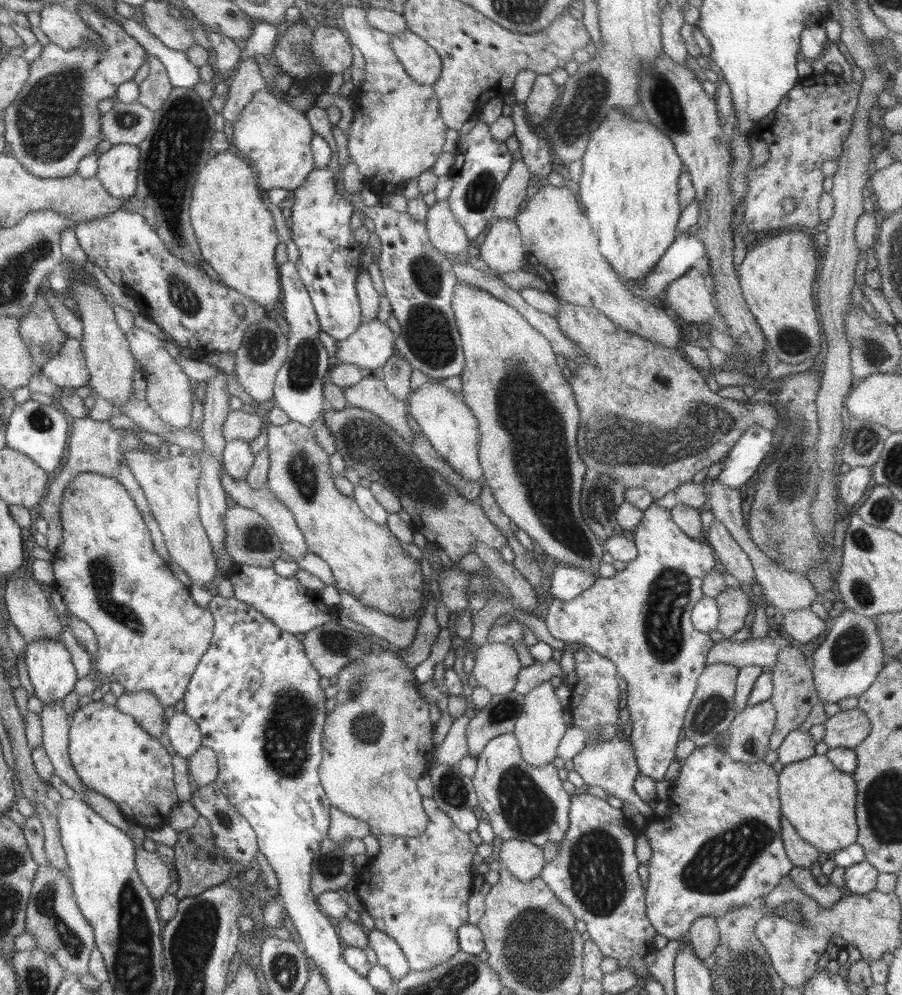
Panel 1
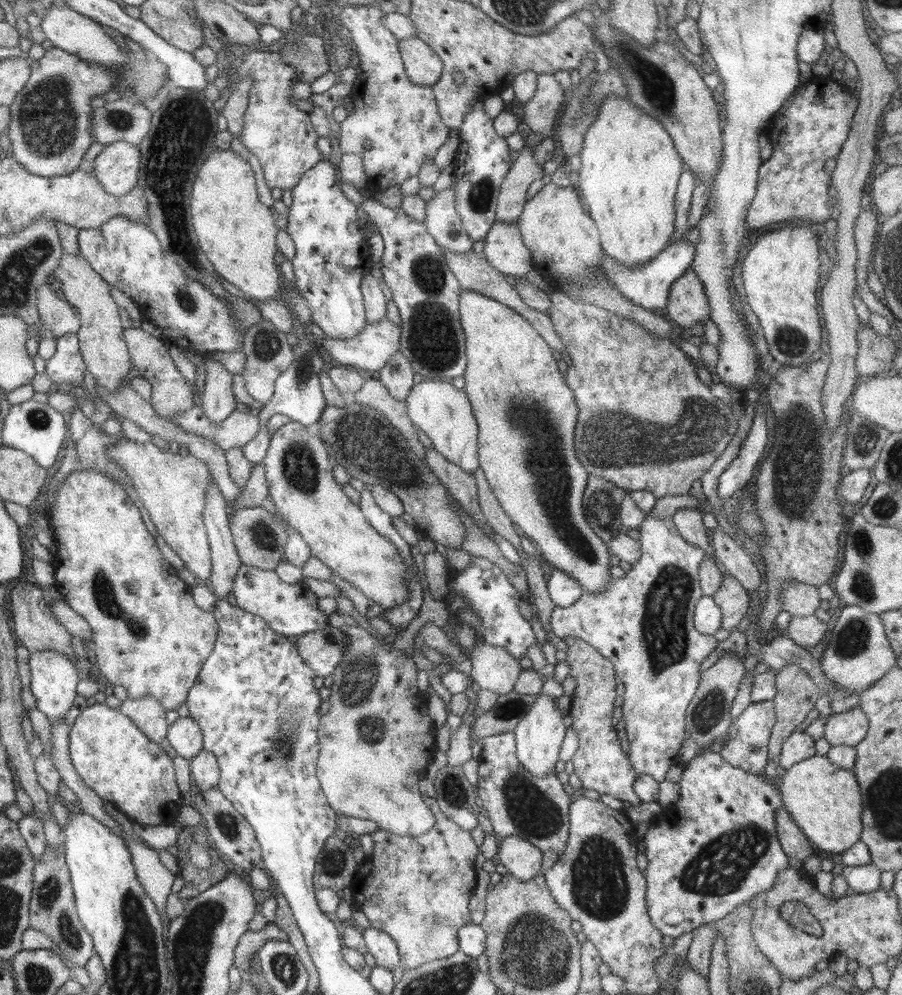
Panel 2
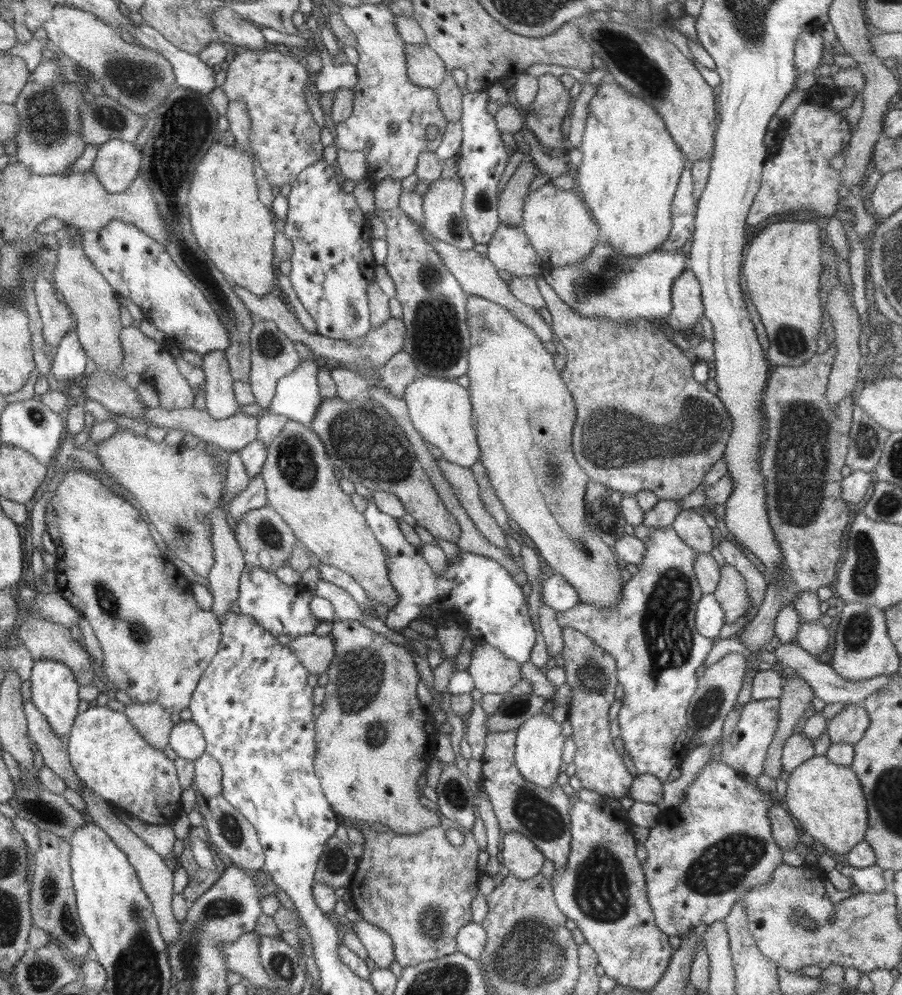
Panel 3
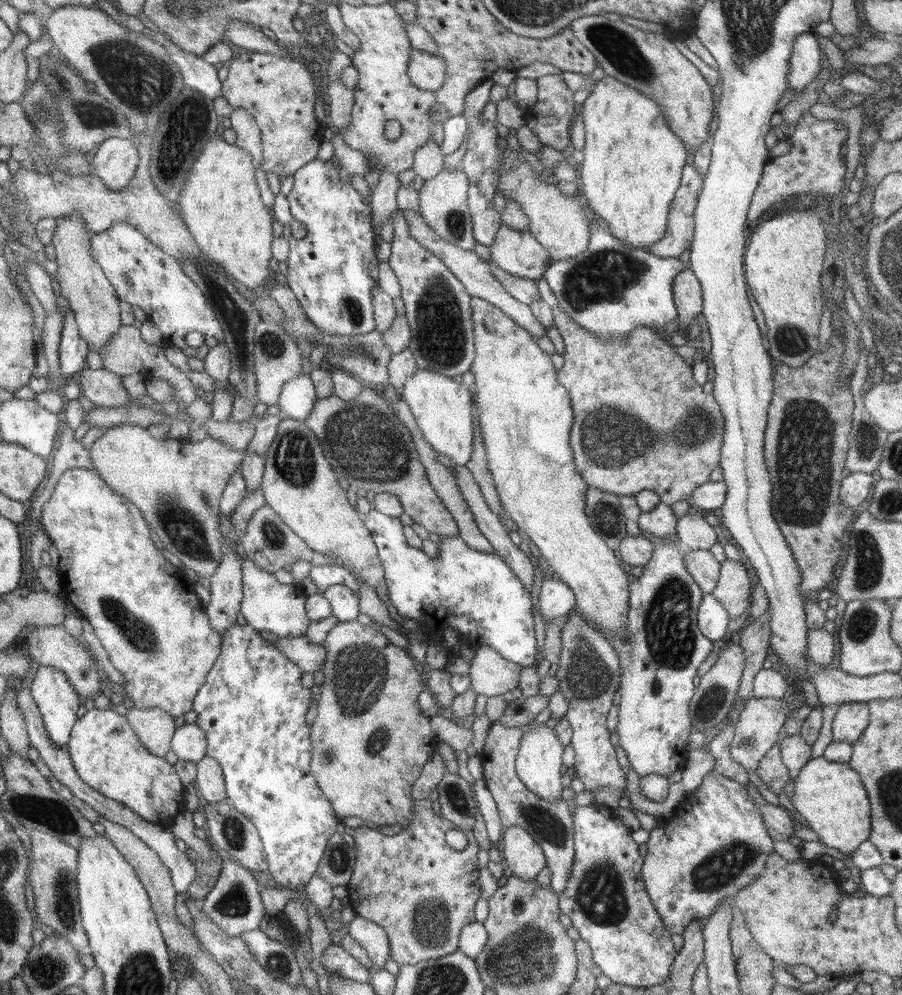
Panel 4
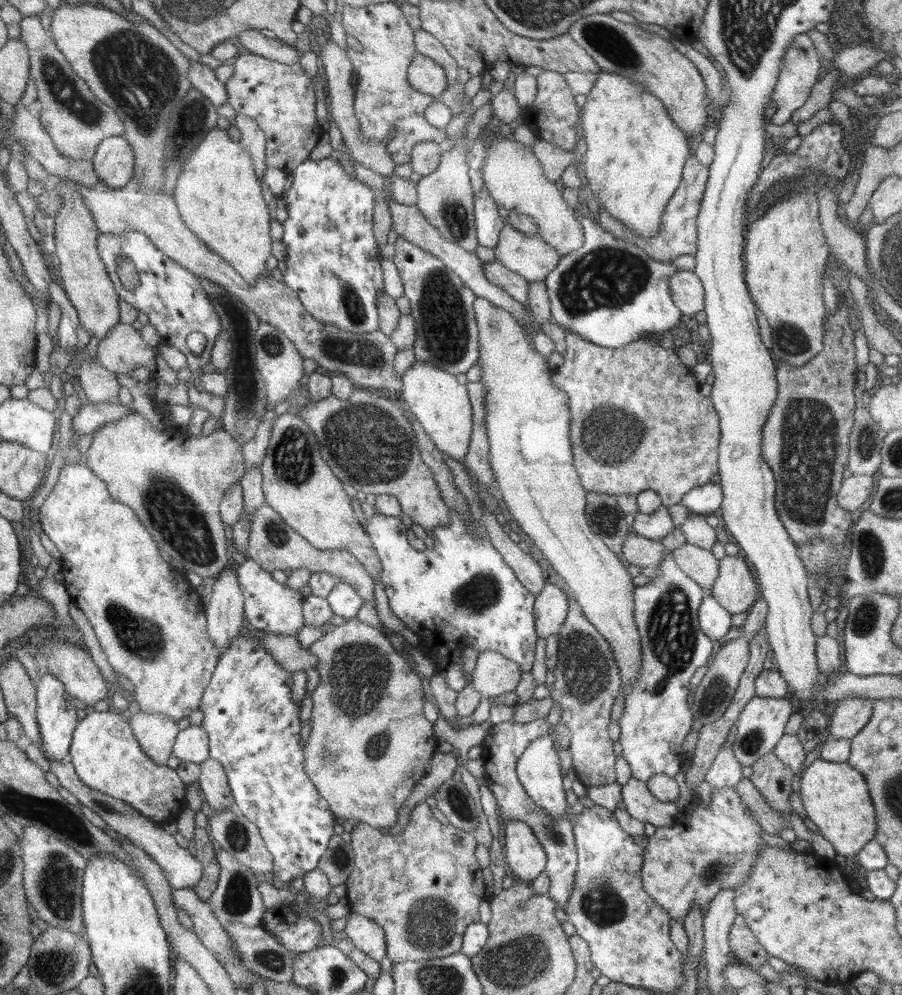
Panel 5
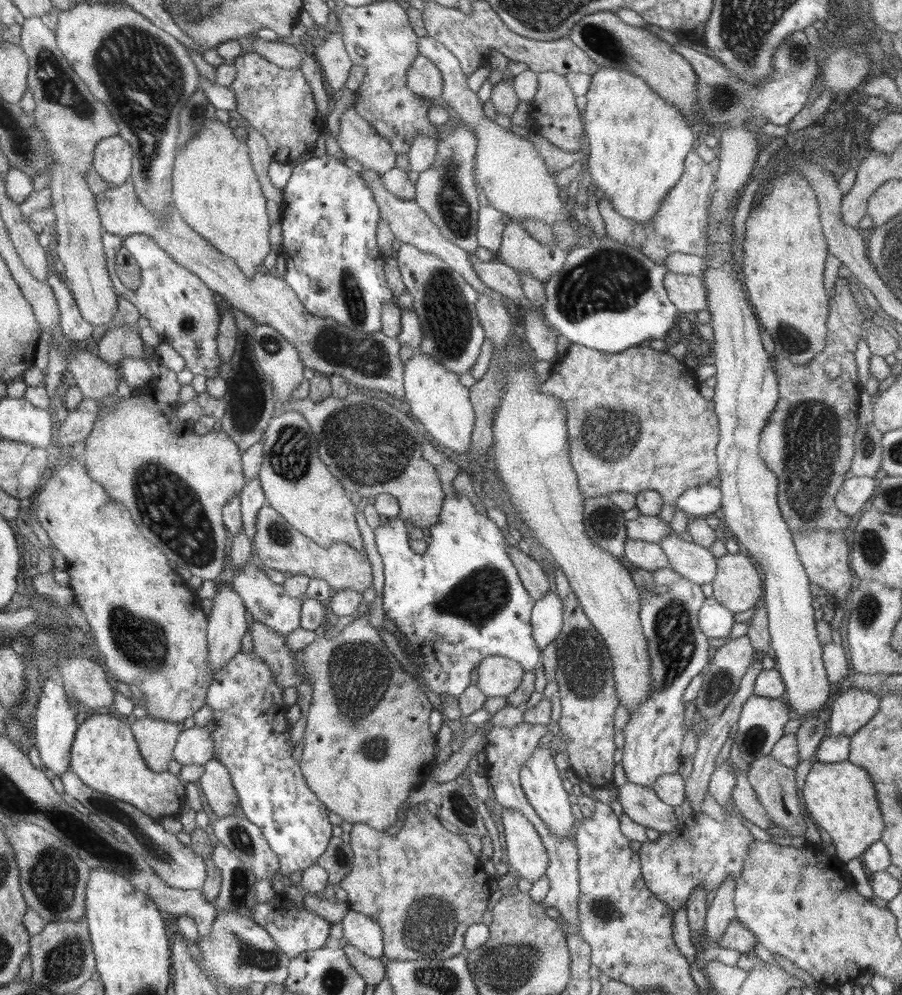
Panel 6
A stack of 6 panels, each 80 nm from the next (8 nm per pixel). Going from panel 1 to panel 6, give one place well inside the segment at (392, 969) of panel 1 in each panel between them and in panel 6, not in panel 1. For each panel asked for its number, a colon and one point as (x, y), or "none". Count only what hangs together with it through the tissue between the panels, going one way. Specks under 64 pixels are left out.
2: (381, 946)
3: (377, 943)
4: (372, 938)
5: (367, 936)
6: (360, 931)

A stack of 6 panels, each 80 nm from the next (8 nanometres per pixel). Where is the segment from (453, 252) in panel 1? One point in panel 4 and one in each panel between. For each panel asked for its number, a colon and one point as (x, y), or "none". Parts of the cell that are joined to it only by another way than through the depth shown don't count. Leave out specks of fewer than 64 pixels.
2: (443, 223)
3: (445, 220)
4: (443, 205)

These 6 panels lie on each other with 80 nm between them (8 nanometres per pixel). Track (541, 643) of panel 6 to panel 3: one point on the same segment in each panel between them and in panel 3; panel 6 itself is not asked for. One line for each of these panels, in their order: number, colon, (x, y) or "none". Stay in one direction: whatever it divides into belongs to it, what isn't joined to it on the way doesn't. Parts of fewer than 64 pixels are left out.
3: (557, 593)
4: (556, 599)
5: (551, 606)

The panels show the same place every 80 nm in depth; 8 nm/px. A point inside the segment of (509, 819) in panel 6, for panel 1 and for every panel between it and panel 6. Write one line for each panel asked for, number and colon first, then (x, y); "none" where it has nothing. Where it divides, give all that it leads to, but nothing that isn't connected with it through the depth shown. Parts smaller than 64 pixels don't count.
1: (524, 860)
2: (523, 860)
3: (520, 855)
4: (523, 856)
5: (525, 856)

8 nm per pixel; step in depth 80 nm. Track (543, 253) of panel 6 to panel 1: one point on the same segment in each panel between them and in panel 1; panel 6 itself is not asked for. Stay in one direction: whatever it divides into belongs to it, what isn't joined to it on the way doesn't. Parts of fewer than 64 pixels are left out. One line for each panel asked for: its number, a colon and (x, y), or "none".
1: (502, 250)
2: (505, 250)
3: (509, 249)
4: (517, 252)
5: (530, 257)

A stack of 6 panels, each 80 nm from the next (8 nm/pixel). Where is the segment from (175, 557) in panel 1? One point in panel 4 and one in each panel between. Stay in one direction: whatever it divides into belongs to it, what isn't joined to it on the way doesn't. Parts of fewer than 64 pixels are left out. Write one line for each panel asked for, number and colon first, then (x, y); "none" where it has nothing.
2: (172, 487)
3: (179, 487)
4: (178, 485)

